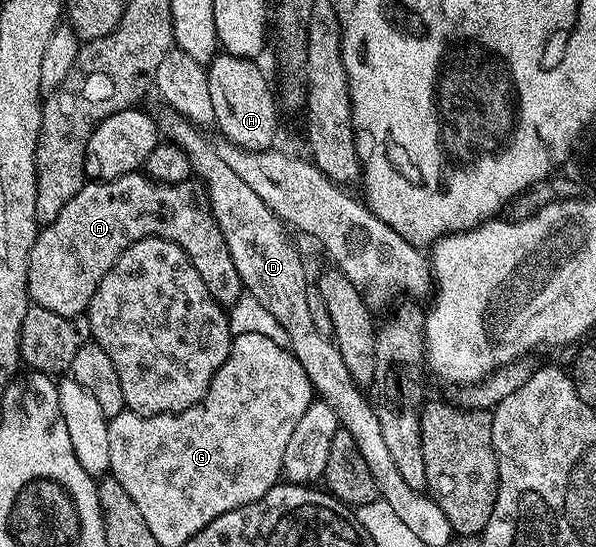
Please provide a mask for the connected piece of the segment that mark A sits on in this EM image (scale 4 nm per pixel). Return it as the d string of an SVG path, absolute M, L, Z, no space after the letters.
M128 173L114 181L90 180L58 217L38 232L27 271L29 300L38 310L76 318L88 310L98 283L124 249L144 237L162 237L174 241L189 256L189 262L207 283L207 291L221 306L233 306L243 292L241 270L235 267L217 218L204 184L193 179L163 185L144 175Z

